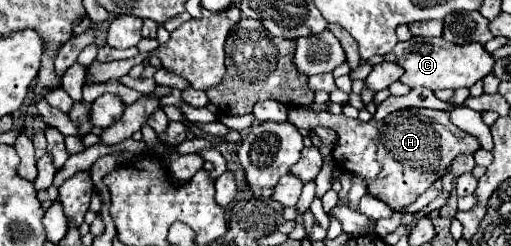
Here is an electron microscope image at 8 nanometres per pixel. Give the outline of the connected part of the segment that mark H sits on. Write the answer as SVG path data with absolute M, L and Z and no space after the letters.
M292 108L290 122L300 130L314 130L316 126L336 130L338 146L332 152L334 160L342 166L342 170L364 178L368 184L368 194L386 202L392 210L410 206L446 174L448 166L458 154L470 154L480 148L478 138L452 124L446 110L404 108L388 114L382 122L360 122L350 120L344 114L332 116L328 112Z

